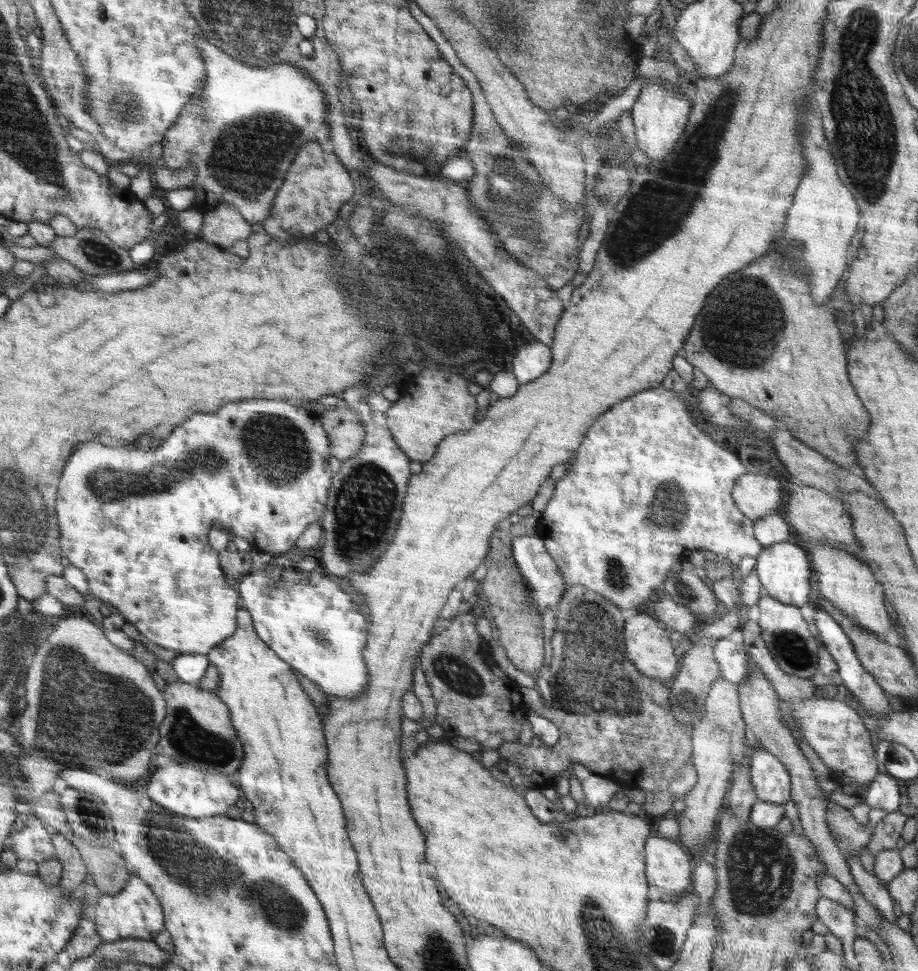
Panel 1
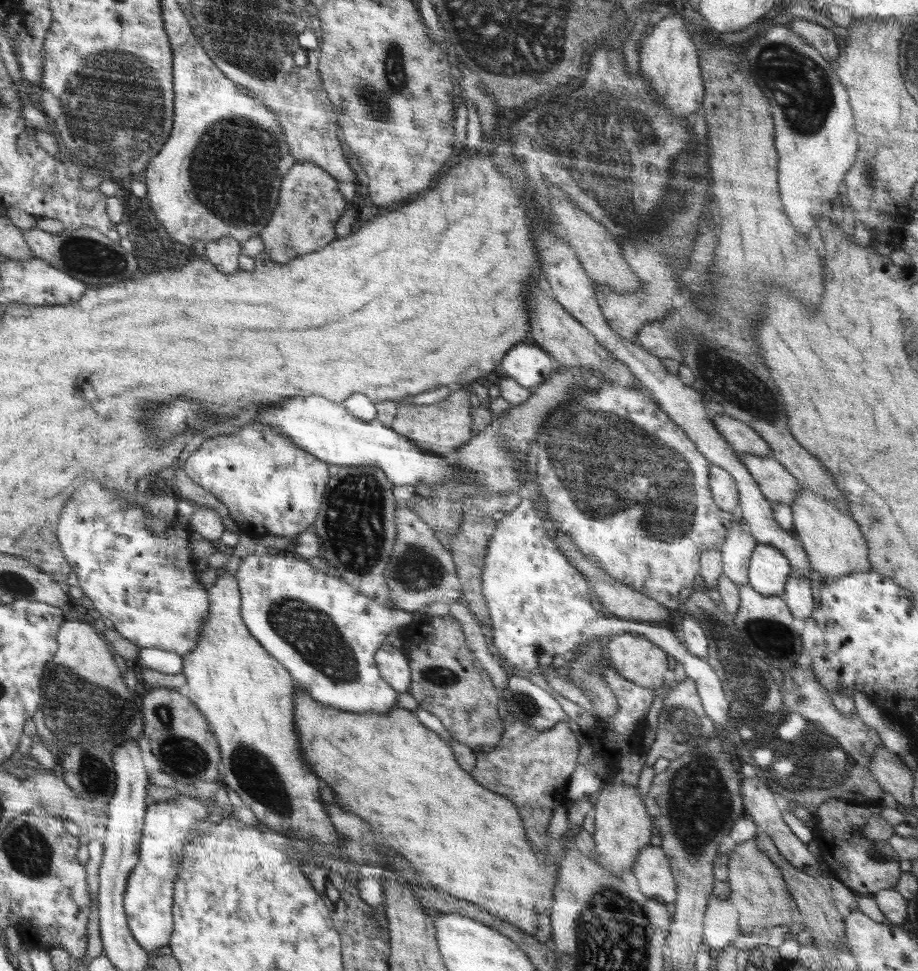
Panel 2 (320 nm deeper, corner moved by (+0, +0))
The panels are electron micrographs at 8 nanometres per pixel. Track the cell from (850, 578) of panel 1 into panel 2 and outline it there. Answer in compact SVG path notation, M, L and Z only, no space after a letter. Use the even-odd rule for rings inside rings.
M806 486L799 490L790 507L793 514L792 531L802 541L810 566L817 577L840 579L851 572L866 572L872 569L867 540L853 517L847 517L822 495L817 495Z

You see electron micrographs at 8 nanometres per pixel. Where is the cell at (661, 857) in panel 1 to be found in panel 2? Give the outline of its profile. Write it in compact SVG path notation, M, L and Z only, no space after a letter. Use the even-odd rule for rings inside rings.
M650 845L640 852L632 866L631 877L641 892L652 900L667 903L677 899L677 883L671 863L660 847Z

